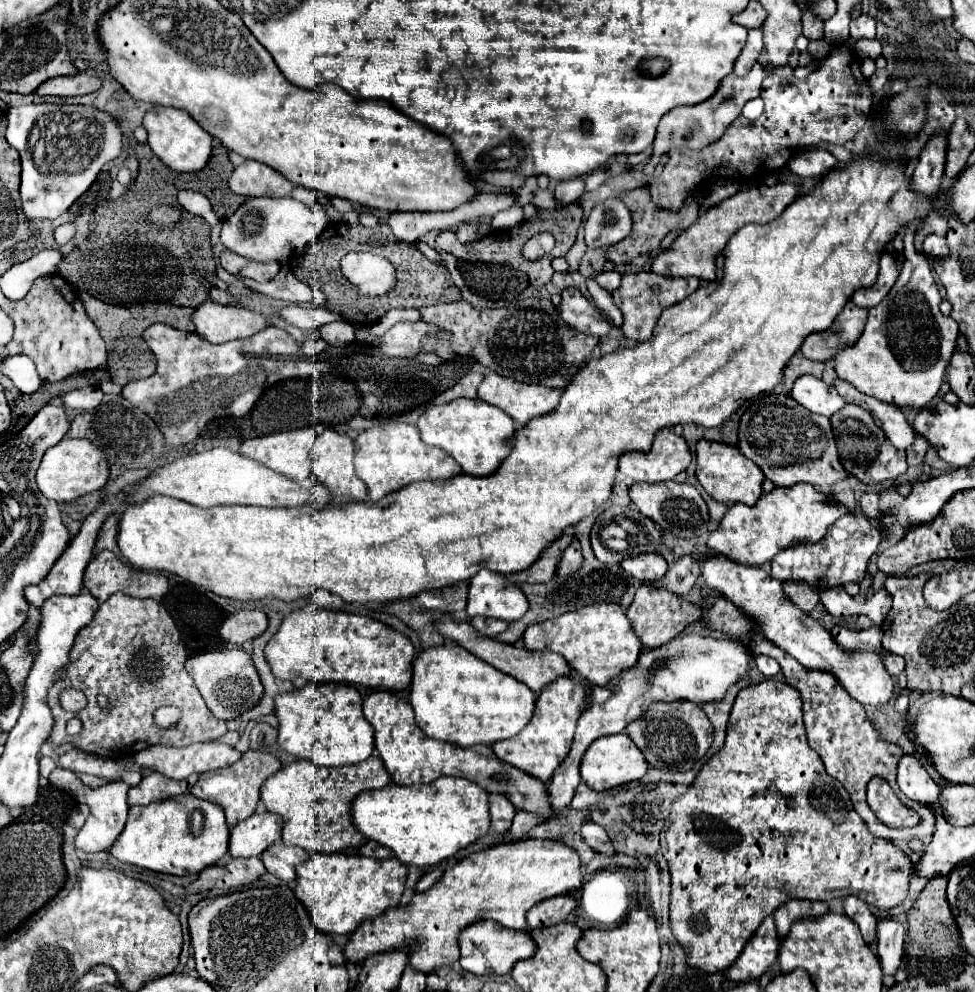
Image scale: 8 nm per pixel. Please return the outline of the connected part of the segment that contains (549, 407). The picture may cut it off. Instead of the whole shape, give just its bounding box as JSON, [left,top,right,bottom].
[479,372,563,426]

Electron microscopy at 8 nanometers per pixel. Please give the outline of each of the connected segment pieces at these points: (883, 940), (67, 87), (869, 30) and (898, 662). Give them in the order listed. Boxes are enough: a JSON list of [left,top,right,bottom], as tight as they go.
[[877,918,905,976],[37,72,101,96],[851,14,877,40],[885,652,905,676]]

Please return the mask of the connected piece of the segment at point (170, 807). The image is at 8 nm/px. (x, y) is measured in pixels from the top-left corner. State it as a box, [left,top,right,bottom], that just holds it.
[111,793,229,876]

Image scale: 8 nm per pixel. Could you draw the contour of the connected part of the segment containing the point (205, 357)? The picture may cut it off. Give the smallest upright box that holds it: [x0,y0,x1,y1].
[123,324,297,448]

